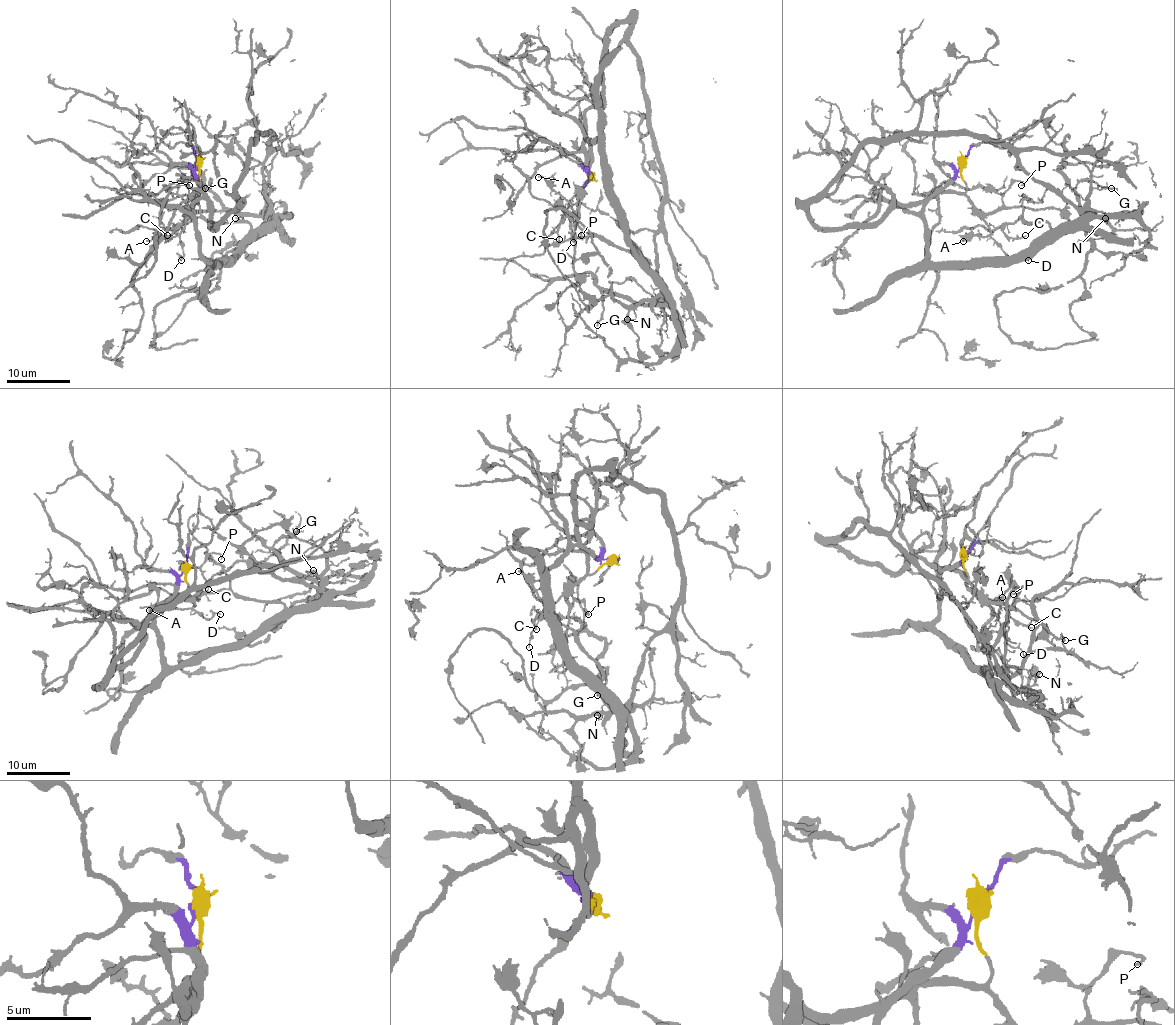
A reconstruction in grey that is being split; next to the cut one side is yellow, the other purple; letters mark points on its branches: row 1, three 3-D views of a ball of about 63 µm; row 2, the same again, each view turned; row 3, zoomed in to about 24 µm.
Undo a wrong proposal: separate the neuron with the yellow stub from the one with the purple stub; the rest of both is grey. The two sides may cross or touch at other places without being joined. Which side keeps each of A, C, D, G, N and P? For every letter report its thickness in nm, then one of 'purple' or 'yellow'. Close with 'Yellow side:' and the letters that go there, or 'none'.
A: calibre 120 nm; yellow
C: calibre 130 nm; purple
D: calibre 100 nm; yellow
G: calibre 150 nm; purple
N: calibre 200 nm; purple
P: calibre 180 nm; yellow
Yellow side: A, D, P

